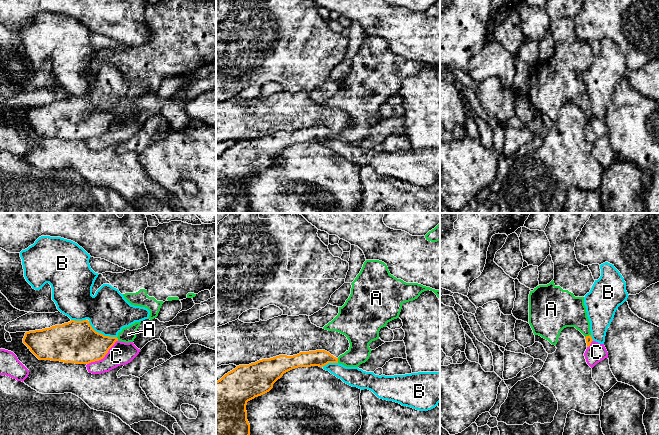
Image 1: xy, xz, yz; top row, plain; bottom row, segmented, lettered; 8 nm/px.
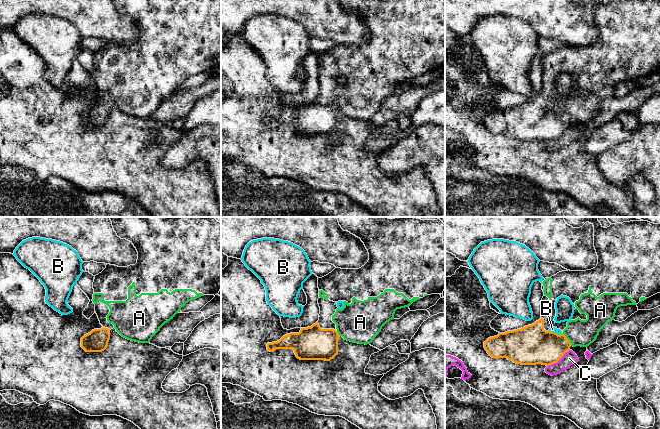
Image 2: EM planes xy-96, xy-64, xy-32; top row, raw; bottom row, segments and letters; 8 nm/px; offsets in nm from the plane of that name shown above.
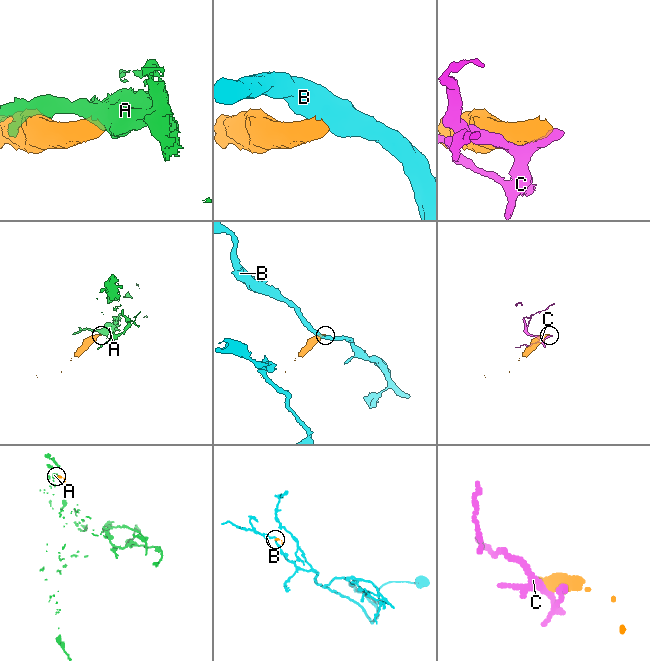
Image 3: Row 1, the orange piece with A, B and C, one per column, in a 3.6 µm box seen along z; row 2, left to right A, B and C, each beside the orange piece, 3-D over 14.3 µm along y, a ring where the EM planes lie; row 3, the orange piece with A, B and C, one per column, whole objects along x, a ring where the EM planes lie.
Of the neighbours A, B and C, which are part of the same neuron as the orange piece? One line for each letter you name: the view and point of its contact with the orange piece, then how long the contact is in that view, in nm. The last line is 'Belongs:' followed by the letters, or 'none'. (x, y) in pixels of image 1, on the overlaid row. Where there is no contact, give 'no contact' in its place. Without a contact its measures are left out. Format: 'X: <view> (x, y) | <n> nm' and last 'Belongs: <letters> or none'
A: xz (337, 360) | 40 nm
Belongs: A

